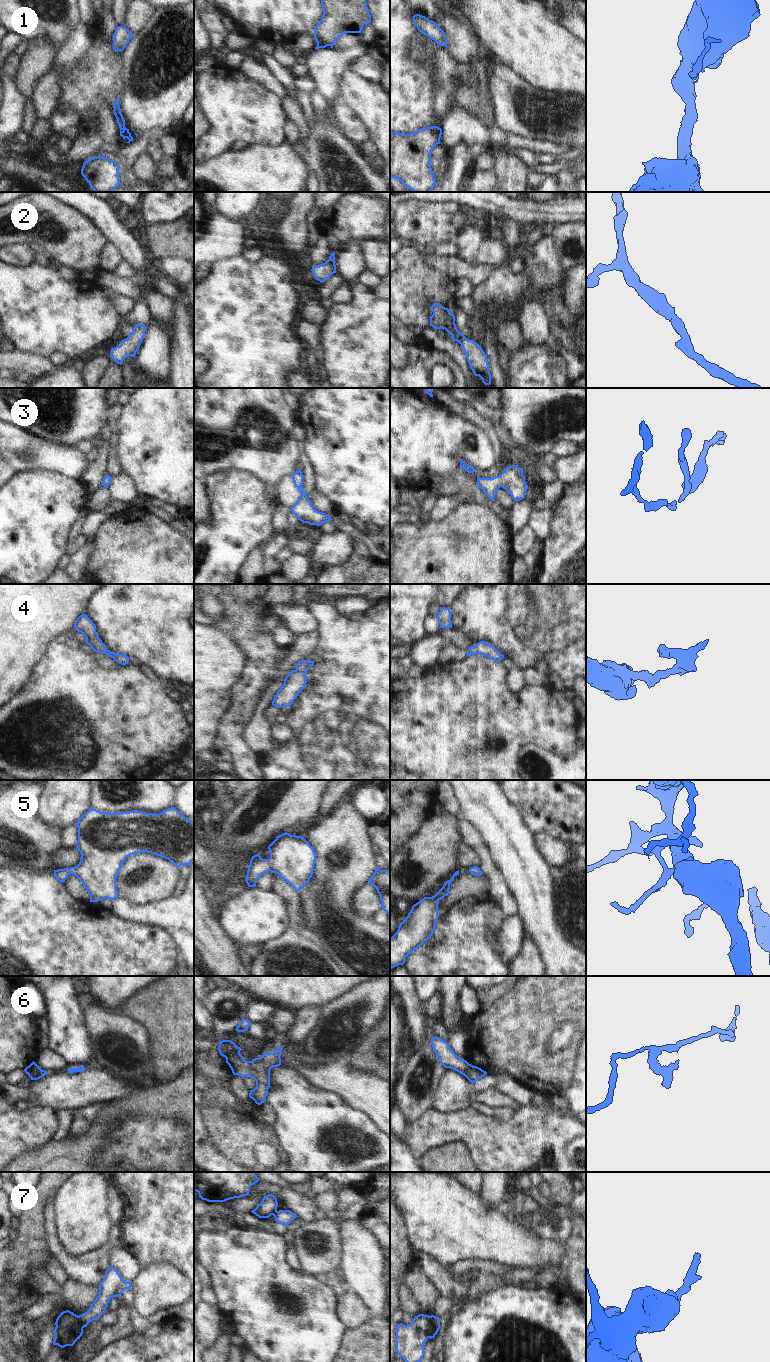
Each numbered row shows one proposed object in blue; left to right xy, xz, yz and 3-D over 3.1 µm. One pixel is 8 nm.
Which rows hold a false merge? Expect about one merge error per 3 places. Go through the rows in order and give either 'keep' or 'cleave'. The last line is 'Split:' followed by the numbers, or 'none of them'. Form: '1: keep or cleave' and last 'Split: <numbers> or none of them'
1: cleave
2: keep
3: keep
4: keep
5: keep
6: cleave
7: cleave
Split: 1, 6, 7

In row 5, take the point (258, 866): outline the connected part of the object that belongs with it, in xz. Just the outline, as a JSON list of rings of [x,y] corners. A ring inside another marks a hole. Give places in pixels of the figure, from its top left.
[[[282,833],[268,849],[269,859],[263,859],[260,854],[252,856],[246,875],[248,887],[256,886],[257,880],[269,871],[278,874],[297,892],[309,883],[316,853],[304,837]]]

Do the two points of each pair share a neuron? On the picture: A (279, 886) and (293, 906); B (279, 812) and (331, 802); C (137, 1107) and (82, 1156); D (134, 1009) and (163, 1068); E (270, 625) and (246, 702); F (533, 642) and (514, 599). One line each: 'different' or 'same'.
A: same
B: different
C: same
D: same
E: different
F: same

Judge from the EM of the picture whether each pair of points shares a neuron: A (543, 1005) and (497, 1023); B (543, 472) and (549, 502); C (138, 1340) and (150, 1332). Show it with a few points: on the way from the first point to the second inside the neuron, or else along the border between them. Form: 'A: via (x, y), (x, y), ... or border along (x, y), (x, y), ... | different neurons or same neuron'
A: via (532, 1010), (519, 1023), (508, 1023) | same neuron
B: border along (556, 479), (548, 484) | different neurons
C: via (141, 1337), (147, 1334) | same neuron

